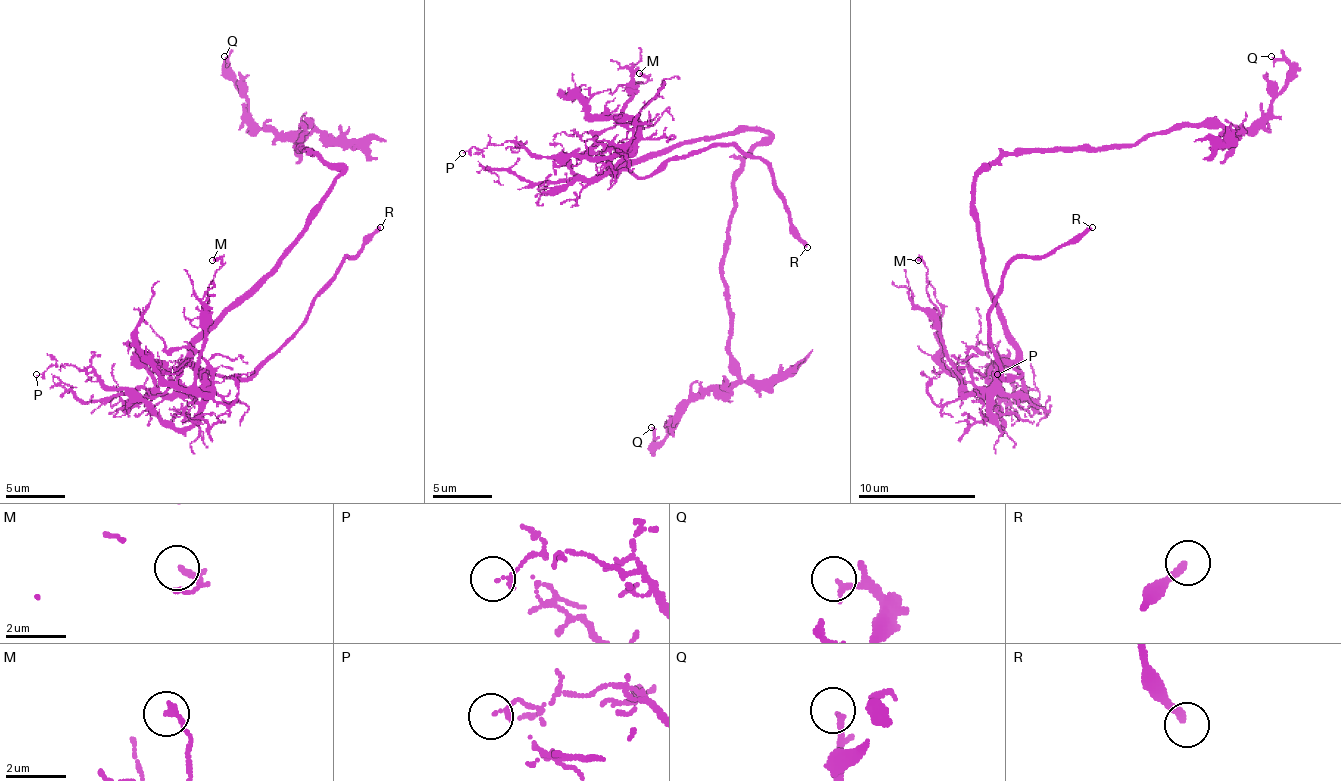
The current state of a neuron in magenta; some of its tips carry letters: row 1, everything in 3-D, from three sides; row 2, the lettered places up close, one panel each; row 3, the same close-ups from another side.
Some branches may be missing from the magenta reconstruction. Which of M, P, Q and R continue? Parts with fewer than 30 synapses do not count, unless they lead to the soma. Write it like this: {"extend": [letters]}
{"extend": ["R"]}

